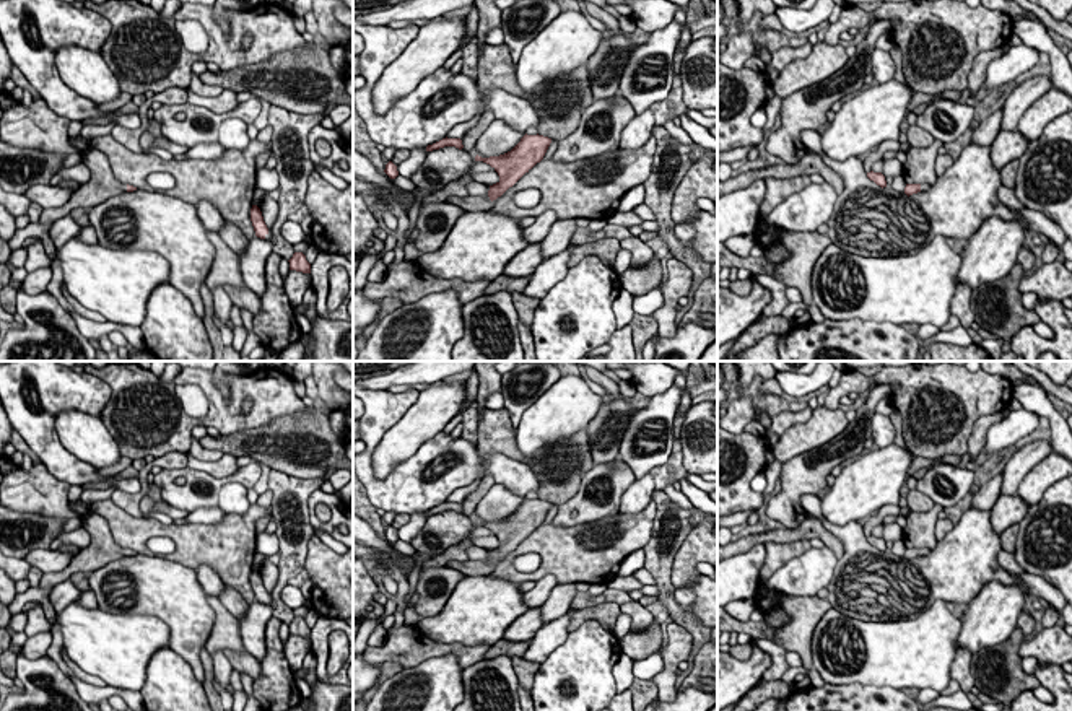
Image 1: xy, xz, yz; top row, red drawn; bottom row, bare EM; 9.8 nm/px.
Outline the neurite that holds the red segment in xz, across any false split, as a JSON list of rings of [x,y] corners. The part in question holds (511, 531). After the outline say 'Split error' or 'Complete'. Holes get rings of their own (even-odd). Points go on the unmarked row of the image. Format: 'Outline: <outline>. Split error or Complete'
Outline: [[[524,499],[521,506],[508,517],[499,521],[482,522],[475,521],[475,526],[490,529],[499,540],[499,545],[490,550],[486,561],[457,561],[446,563],[447,568],[454,568],[465,576],[488,576],[498,561],[501,561],[509,552],[512,552],[525,537],[529,537],[537,527],[540,527],[551,508],[551,503],[543,499]]]. Split error

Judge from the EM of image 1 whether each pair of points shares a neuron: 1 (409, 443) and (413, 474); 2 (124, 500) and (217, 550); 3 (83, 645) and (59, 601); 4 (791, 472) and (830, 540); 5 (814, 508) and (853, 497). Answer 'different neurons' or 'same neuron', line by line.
1: different neurons
2: different neurons
3: different neurons
4: different neurons
5: different neurons

